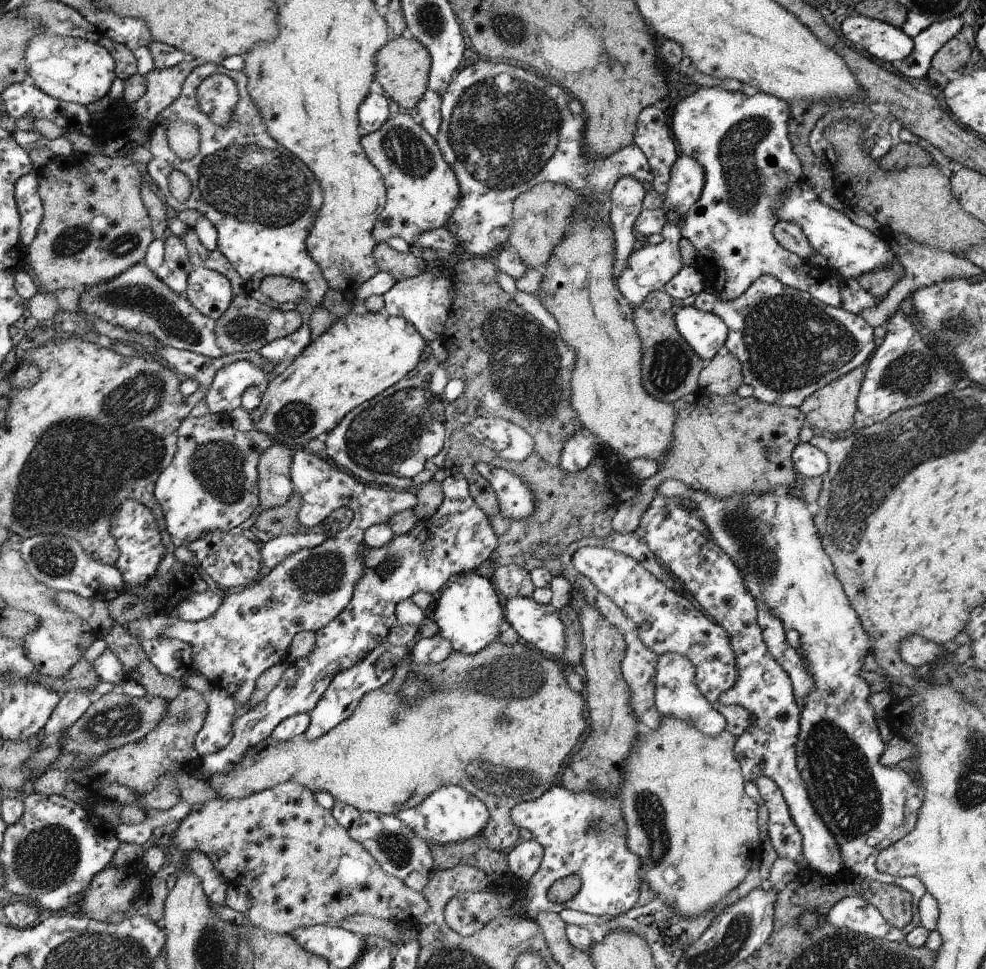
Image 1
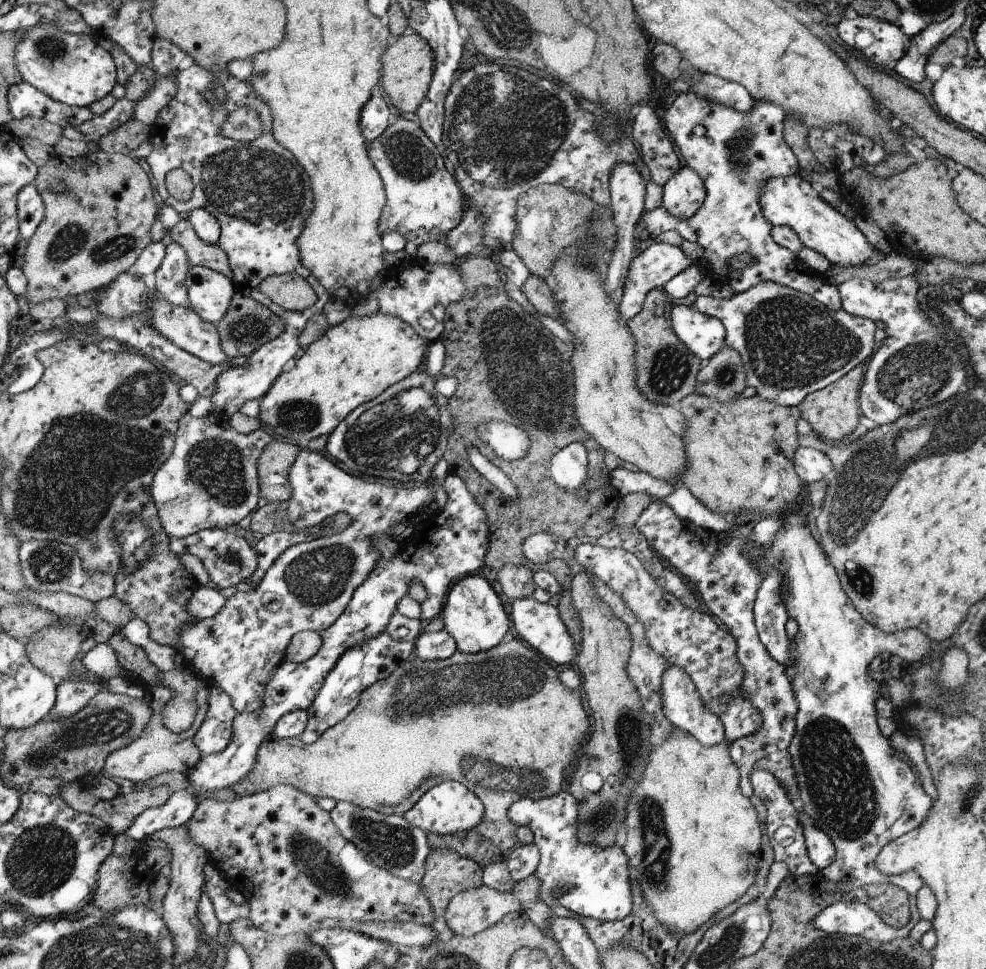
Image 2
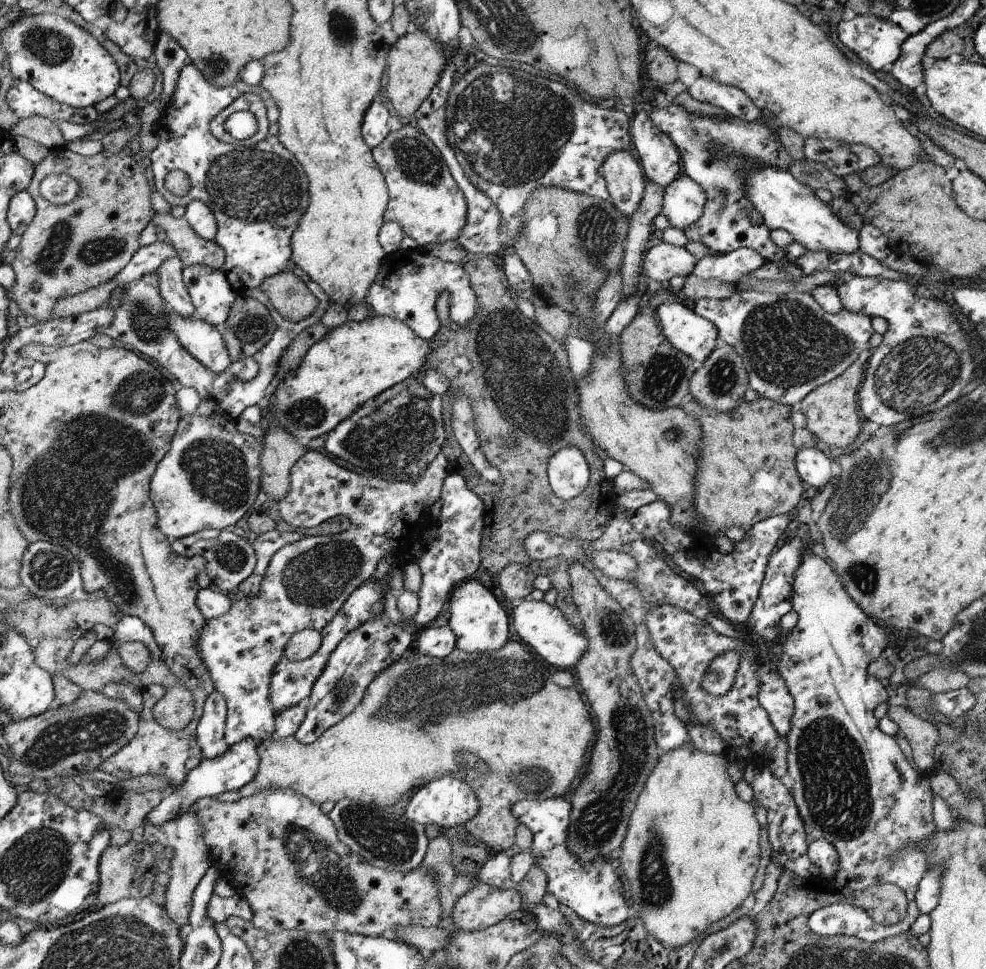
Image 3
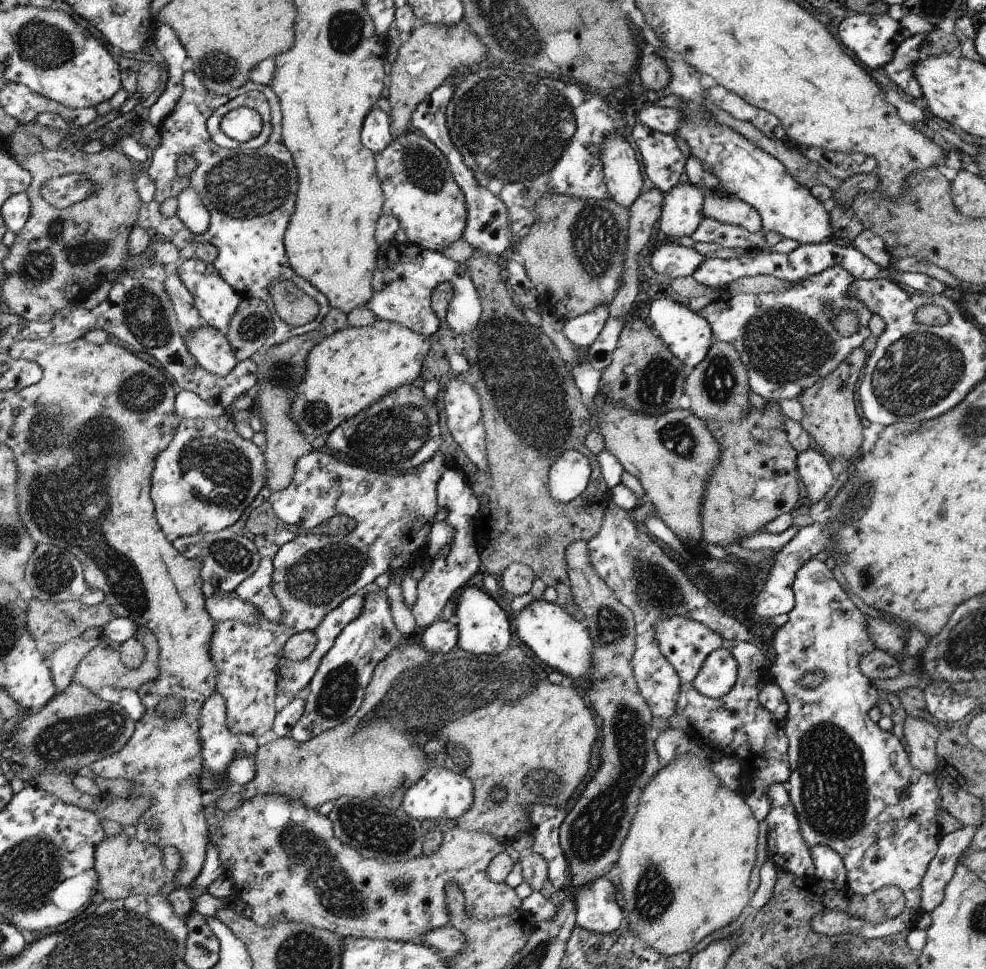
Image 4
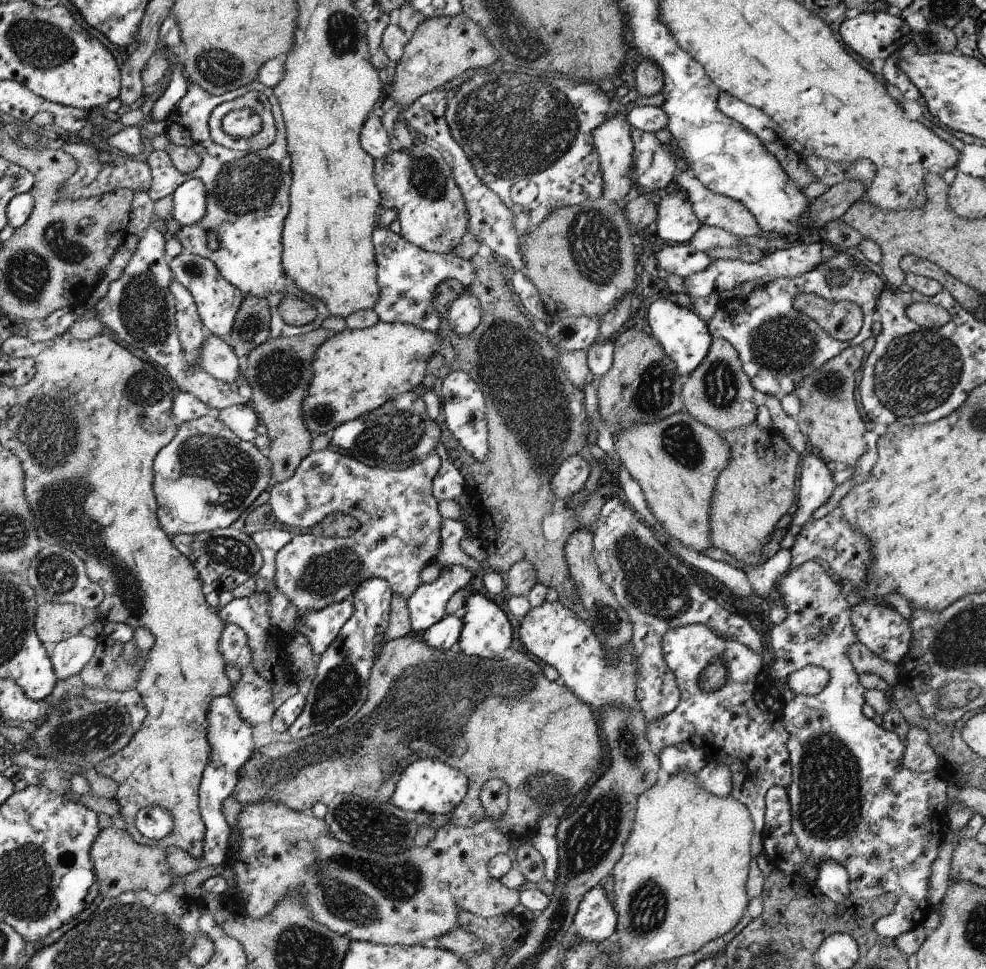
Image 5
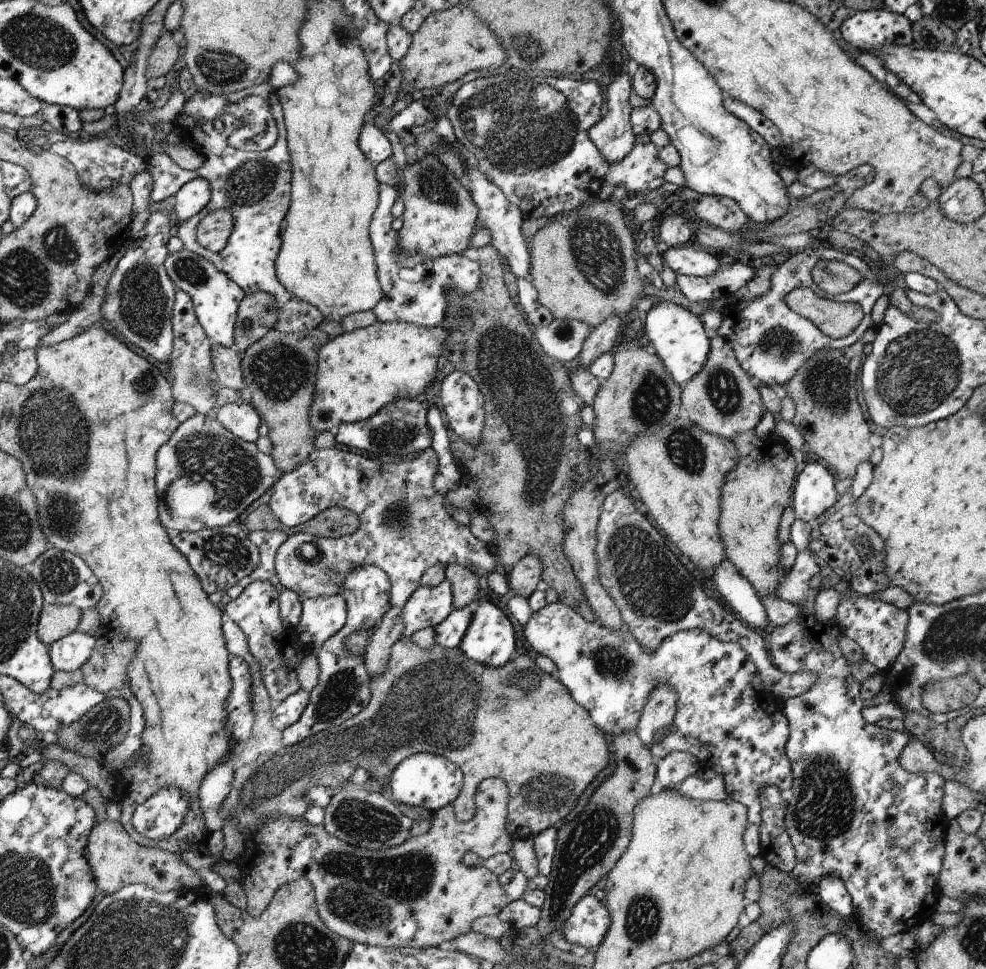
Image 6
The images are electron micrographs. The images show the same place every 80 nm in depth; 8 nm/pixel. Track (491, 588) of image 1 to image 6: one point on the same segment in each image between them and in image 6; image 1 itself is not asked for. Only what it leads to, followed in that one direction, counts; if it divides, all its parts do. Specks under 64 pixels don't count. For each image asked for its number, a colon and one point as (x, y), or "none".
2: (473, 615)
3: (480, 625)
4: (483, 627)
5: (486, 634)
6: (489, 639)

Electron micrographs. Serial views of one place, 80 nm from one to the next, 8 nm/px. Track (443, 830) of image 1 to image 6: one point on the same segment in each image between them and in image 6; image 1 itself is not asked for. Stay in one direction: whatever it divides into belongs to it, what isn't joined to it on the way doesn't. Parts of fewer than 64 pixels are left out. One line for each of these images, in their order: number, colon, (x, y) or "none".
2: (450, 808)
3: (447, 802)
4: (441, 793)
5: (428, 785)
6: (429, 780)

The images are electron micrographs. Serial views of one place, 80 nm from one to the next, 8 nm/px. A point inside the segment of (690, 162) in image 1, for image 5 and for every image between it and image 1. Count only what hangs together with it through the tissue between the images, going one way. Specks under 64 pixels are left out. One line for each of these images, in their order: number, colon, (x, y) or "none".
2: (684, 193)
3: (683, 200)
4: (681, 213)
5: (677, 223)

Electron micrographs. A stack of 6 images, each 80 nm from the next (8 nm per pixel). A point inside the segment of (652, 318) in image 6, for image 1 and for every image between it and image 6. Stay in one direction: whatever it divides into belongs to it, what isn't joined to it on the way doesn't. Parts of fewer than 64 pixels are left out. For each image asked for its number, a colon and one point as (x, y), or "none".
1: (705, 332)
2: (703, 335)
3: (690, 332)
4: (688, 336)
5: (685, 338)

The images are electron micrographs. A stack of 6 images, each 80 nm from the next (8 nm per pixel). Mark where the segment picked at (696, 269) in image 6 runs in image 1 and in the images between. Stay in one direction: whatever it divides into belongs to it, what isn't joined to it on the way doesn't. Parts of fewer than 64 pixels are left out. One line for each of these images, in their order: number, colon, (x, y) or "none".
1: (649, 268)
2: (652, 268)
3: (662, 262)
4: (673, 260)
5: (683, 260)

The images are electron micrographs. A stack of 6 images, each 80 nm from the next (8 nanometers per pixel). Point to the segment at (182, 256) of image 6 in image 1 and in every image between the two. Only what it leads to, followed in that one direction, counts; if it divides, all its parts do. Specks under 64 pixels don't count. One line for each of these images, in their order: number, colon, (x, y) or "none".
1: (211, 292)
2: (210, 292)
3: (212, 295)
4: (217, 302)
5: (218, 302)

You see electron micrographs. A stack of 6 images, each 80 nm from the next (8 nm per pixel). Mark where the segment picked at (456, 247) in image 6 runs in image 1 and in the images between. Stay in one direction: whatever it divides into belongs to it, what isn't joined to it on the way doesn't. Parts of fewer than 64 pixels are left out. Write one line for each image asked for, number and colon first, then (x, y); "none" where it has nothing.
1: (423, 190)
2: (425, 202)
3: (425, 200)
4: (420, 191)
5: (418, 183)

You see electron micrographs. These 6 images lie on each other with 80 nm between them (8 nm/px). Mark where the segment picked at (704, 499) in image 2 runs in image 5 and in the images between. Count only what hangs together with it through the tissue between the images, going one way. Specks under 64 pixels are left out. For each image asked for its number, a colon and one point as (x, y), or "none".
3: (746, 473)
4: (755, 482)
5: (757, 488)

